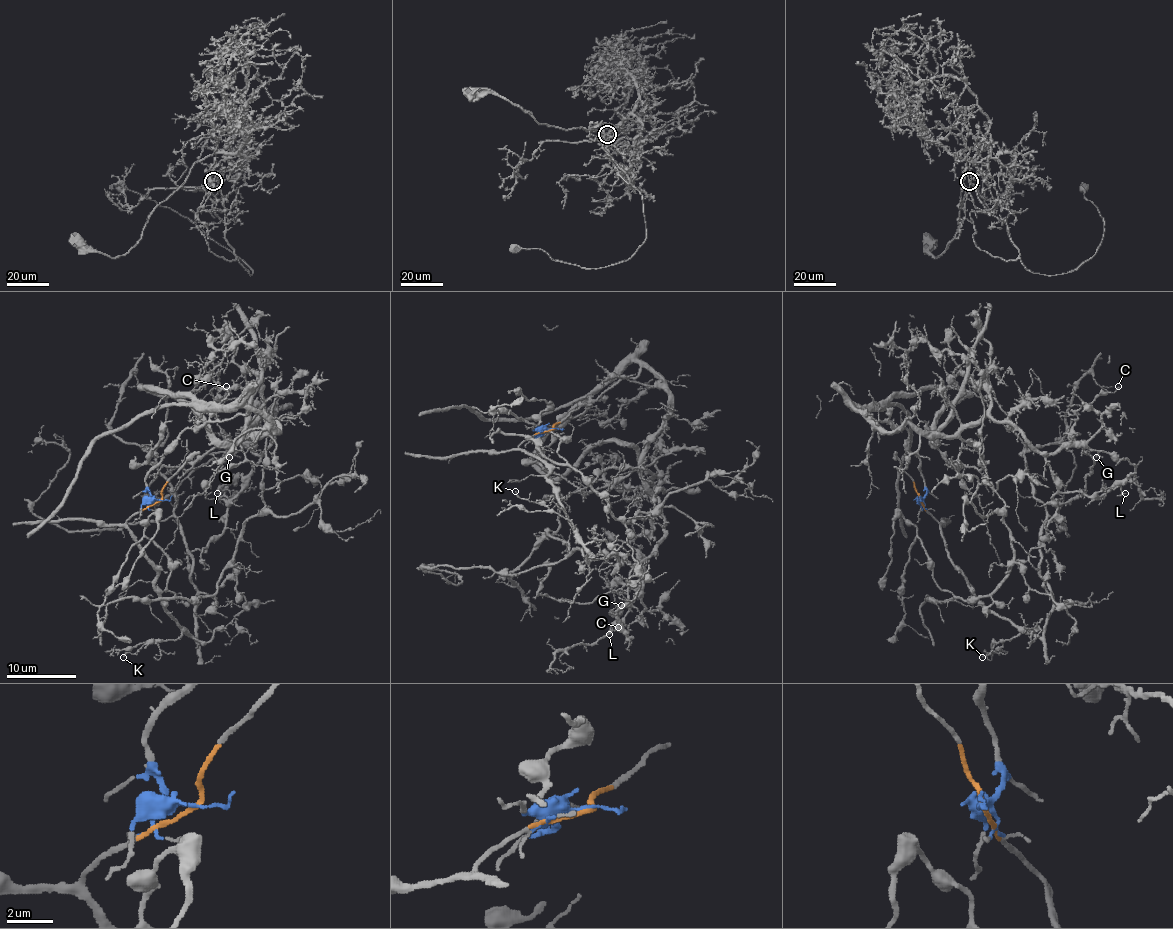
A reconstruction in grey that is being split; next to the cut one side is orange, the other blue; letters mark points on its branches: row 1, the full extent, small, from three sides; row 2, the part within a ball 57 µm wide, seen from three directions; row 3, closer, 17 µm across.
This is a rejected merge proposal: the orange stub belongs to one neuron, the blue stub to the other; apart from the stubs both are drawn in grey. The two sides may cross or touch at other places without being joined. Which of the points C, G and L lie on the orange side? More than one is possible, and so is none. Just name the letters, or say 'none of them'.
none of them

